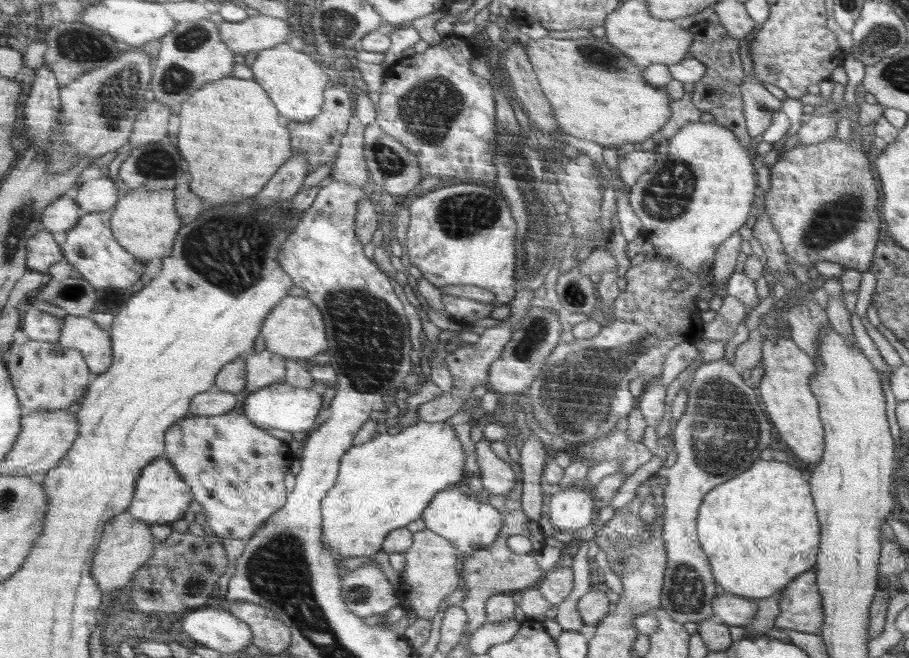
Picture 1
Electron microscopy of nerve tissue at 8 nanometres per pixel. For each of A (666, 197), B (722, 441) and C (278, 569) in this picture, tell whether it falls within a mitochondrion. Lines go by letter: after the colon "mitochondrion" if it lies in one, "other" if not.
A: mitochondrion
B: mitochondrion
C: mitochondrion

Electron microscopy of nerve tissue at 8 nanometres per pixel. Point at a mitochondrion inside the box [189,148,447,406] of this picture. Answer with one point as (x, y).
(369, 336)

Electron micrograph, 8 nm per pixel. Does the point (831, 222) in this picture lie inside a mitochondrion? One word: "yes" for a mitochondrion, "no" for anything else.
yes

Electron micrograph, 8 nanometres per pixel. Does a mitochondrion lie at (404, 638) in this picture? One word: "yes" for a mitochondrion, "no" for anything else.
no

